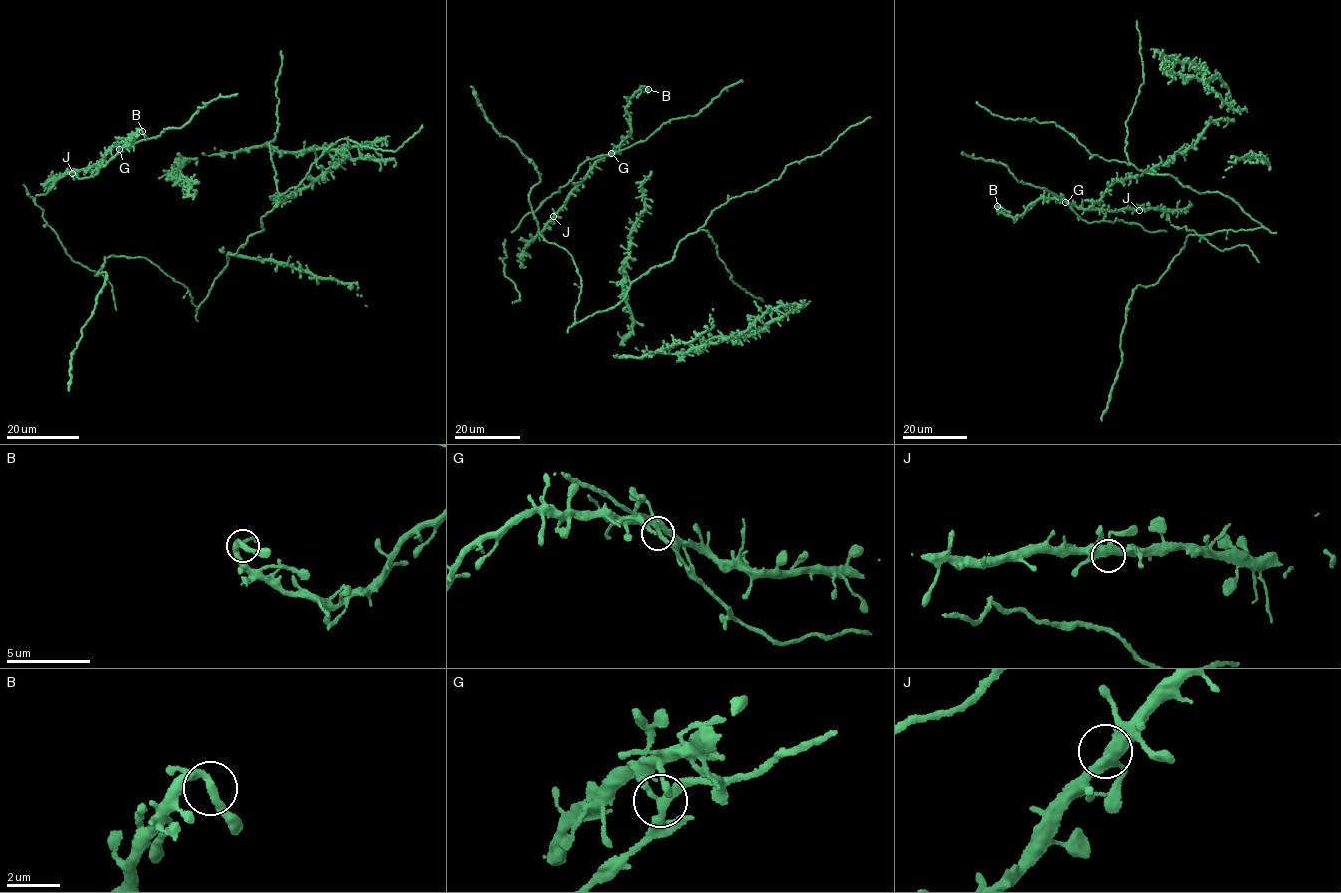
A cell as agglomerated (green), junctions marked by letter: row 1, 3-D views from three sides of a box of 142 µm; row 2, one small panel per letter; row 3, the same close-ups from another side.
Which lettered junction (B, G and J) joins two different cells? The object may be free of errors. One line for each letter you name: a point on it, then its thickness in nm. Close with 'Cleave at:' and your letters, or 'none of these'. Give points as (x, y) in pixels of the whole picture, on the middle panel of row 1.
G: (611, 153) | 240 nm
Cleave at: G

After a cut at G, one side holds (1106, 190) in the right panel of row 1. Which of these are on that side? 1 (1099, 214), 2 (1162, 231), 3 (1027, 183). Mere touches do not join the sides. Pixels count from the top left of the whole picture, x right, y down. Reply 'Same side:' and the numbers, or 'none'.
Same side: 1

